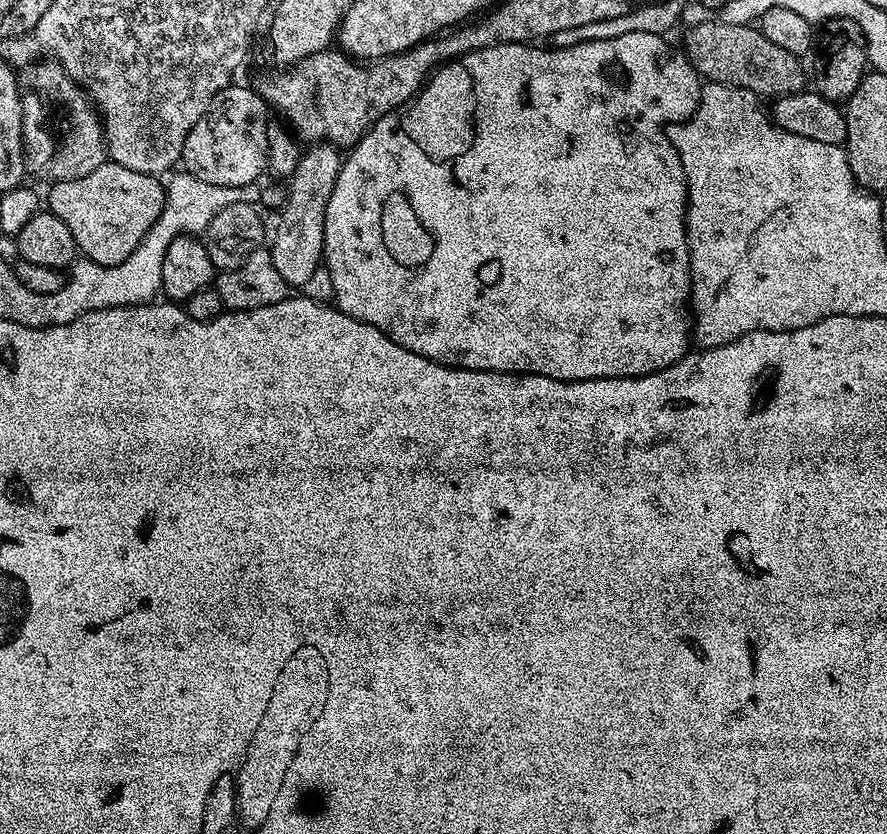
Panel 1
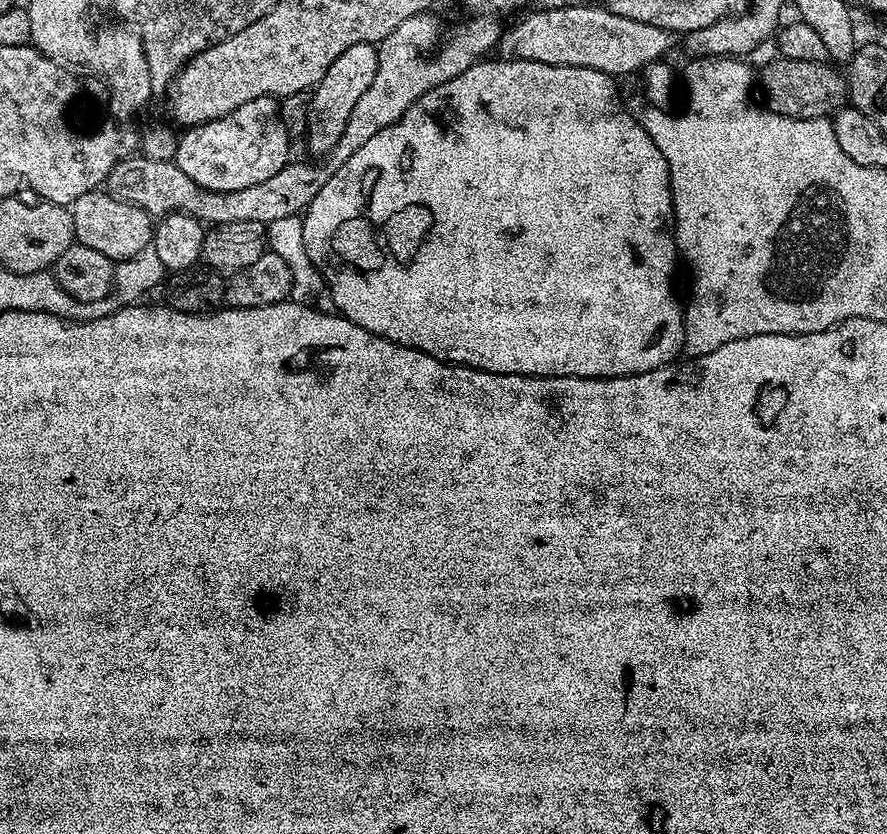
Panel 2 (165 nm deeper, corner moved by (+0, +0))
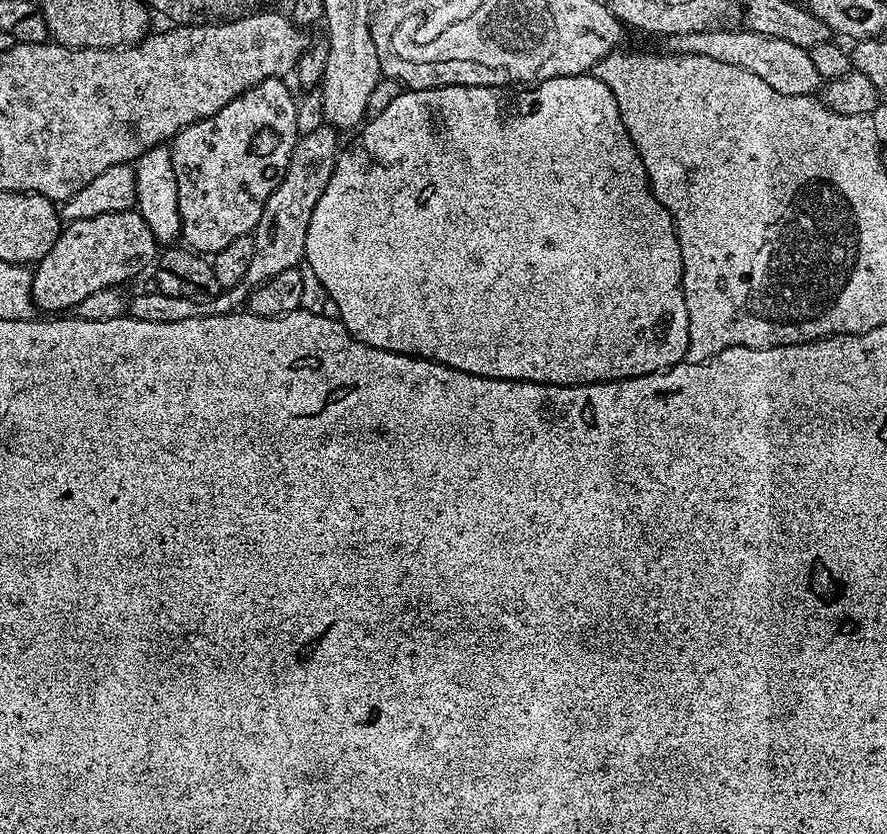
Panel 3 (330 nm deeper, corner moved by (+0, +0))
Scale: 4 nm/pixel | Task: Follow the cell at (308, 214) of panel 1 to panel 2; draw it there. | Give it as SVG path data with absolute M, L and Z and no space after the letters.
M358 43L350 46L345 53L330 64L330 69L316 84L309 95L307 108L307 130L304 135L307 151L316 158L322 158L333 149L342 136L349 121L350 112L354 110L359 95L370 86L377 70L377 47L373 44Z

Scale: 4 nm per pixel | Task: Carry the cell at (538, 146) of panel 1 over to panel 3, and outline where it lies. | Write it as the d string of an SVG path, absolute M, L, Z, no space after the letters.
M585 74L550 78L542 81L541 84L525 87L523 90L513 90L508 86L503 88L487 88L486 86L413 88L401 90L394 98L394 102L386 106L386 110L375 113L371 119L355 133L357 136L352 149L349 152L341 151L337 155L336 168L332 172L330 182L326 182L326 190L322 198L318 198L318 206L314 206L314 214L310 214L310 226L306 230L306 250L304 251L306 266L314 270L314 274L318 274L318 282L326 286L326 294L334 312L336 308L335 315L355 340L366 342L366 346L374 346L387 352L401 352L403 356L419 356L422 360L436 360L439 364L457 368L466 374L489 376L495 380L529 380L535 384L603 384L606 380L625 380L631 376L663 372L664 369L673 368L687 357L688 315L682 286L682 250L678 246L676 227L670 214L662 206L662 202L658 202L658 198L652 192L646 166L642 166L642 158L620 117L618 102L614 102L614 94L610 86L606 86L606 82L599 80L595 74Z

